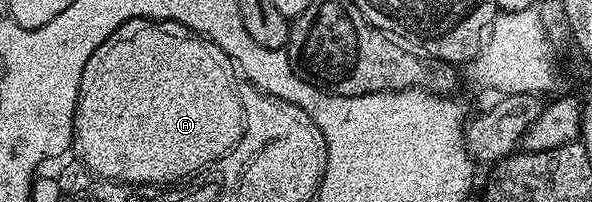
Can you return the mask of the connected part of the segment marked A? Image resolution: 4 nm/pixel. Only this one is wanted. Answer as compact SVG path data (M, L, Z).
M129 20L124 22L124 26L117 28L94 51L92 58L88 58L88 66L84 66L85 80L82 81L81 107L78 109L77 120L77 143L78 148L93 165L98 172L106 173L107 176L122 176L123 179L134 180L162 180L172 176L182 175L183 172L190 172L190 168L197 168L199 164L207 158L216 156L216 138L210 138L210 122L218 118L226 120L226 106L238 104L238 96L234 96L234 76L236 75L235 61L231 60L220 46L213 44L204 36L199 36L197 32L191 32L183 24L176 23L175 20Z

